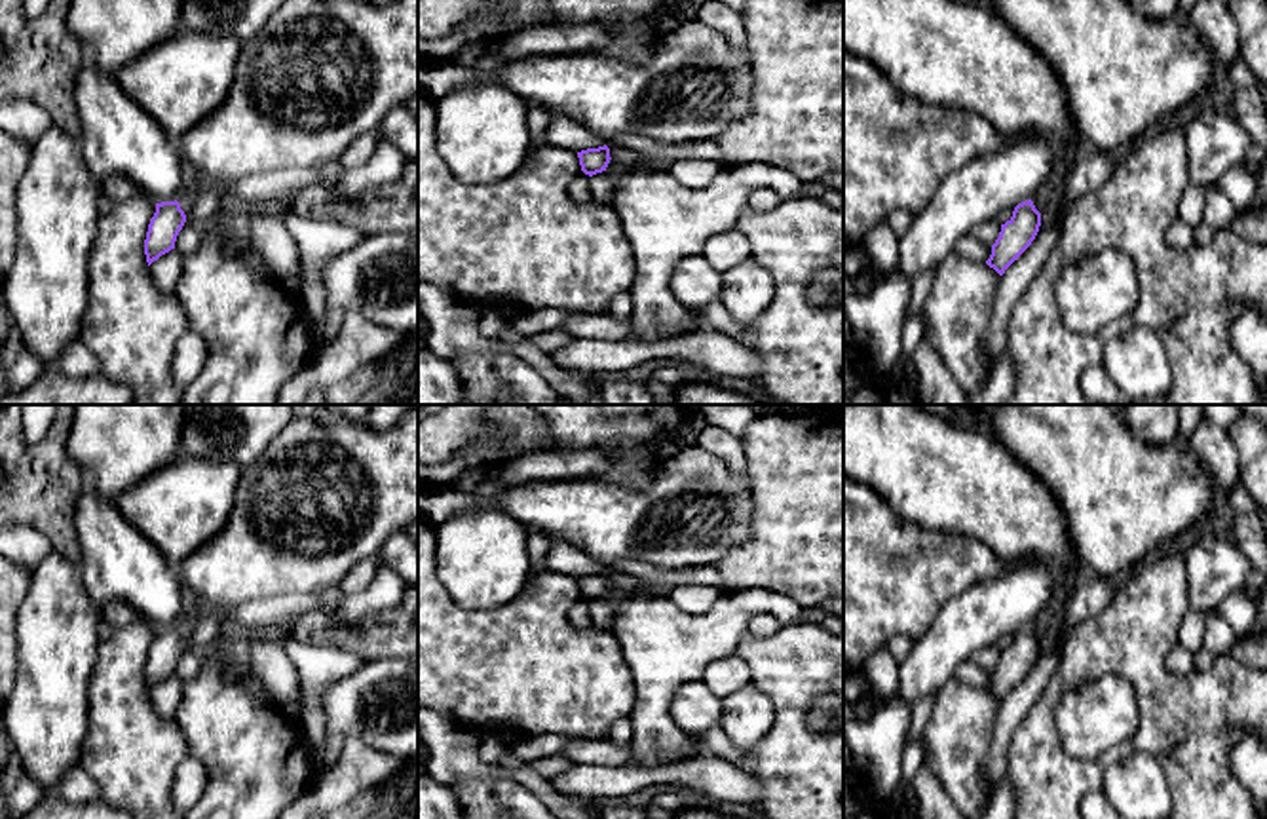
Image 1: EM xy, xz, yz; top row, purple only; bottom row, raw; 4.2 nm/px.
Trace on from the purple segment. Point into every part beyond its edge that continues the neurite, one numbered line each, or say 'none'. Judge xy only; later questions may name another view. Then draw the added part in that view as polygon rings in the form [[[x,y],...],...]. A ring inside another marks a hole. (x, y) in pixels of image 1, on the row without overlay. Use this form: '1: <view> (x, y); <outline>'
1: xy (187, 624); [[[196,610],[194,614],[190,616],[182,616],[180,621],[179,621],[179,629],[180,629],[180,635],[184,637],[184,640],[192,635],[198,619],[201,618],[201,612]]]

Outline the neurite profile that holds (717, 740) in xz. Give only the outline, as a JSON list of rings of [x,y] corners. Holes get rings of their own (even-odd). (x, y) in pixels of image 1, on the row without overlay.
[[[712,726],[705,739],[707,747],[714,752],[714,756],[731,762],[731,764],[739,764],[743,760],[743,751],[739,751],[731,739],[728,737],[728,733],[722,730],[722,726]]]

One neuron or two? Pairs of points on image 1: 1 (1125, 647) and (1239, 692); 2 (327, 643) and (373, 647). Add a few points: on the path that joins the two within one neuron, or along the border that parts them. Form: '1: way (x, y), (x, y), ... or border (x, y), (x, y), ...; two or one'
1: way (1153, 675), (1171, 692), (1210, 692); one
2: way (339, 645), (361, 645); one

